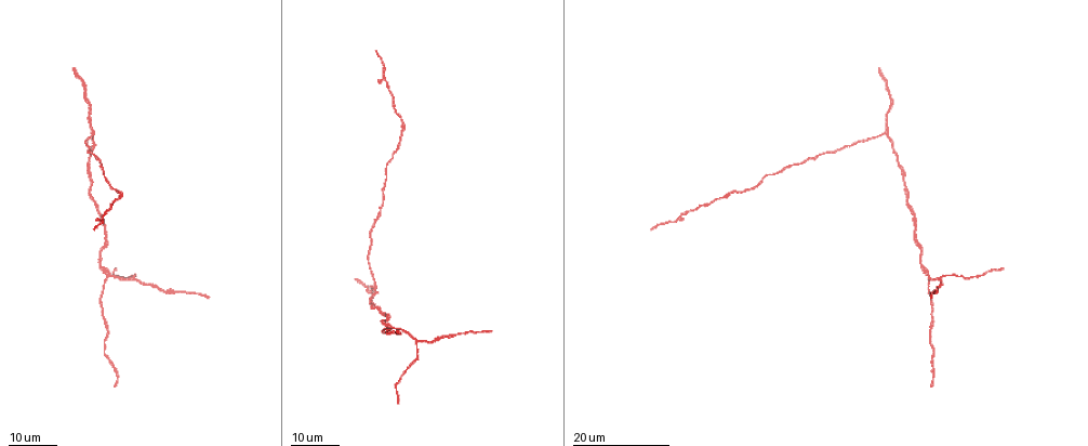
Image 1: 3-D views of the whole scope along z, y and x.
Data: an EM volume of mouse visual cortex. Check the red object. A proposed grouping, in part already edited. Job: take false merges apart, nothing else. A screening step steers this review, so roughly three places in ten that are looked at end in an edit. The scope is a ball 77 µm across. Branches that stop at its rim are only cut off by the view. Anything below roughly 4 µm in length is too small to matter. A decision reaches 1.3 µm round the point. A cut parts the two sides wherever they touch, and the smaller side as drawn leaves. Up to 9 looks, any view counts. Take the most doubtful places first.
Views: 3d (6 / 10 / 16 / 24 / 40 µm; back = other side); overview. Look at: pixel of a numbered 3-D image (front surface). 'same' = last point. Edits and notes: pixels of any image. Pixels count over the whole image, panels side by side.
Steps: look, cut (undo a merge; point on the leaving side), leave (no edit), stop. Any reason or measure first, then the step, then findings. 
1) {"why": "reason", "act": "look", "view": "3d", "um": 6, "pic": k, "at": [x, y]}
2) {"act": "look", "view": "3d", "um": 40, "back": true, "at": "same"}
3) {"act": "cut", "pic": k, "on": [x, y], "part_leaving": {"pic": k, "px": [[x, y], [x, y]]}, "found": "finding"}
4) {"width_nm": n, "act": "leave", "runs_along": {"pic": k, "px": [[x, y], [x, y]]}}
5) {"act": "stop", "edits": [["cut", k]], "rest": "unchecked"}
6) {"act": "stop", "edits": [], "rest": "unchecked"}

{"why": "a fork", "act": "look", "view": "3d", "um": 24, "pic": 1, "at": [108, 276]}

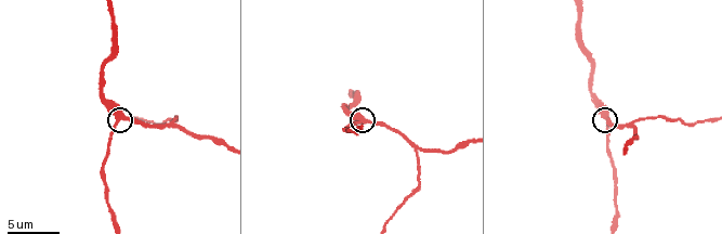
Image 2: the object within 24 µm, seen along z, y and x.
{"act": "look", "view": "3d", "um": 10, "pic": 2, "at": [361, 121]}

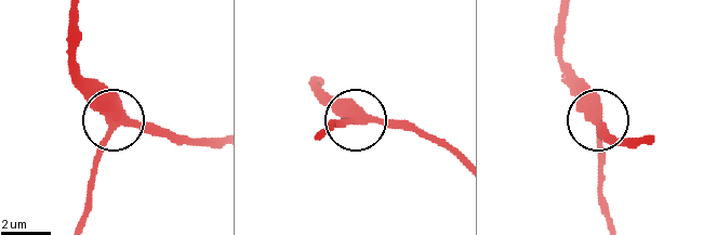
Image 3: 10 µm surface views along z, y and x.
{"act": "look", "view": "3d", "um": 10, "back": true, "pic": 3, "at": [121, 123]}

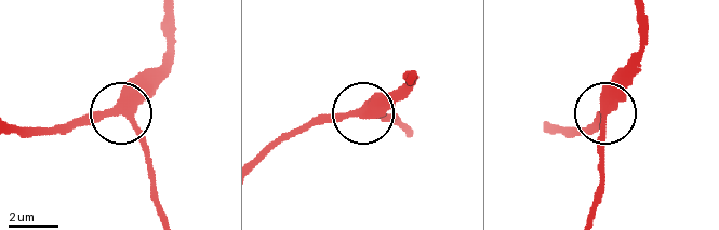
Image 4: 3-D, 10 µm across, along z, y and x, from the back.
{"act": "leave", "runs_along": {"pic": 4, "px": [[408, 79], [364, 108], [292, 129]]}, "found": "continuous, no second cell"}

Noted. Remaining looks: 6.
{"why": "three arms meet", "act": "look", "view": "3d", "um": 6, "pic": 2, "at": [632, 123]}

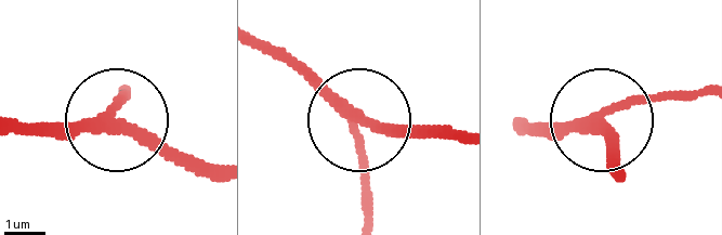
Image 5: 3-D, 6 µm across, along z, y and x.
{"width_nm": 250, "act": "leave", "runs_along": {"pic": 5, "px": [[522, 116], [536, 126], [583, 126], [694, 95]]}, "found": "continuous, no second cell"}

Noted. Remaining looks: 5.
{"why": "branch point", "act": "look", "view": "3d", "um": 16, "pic": 1, "at": [376, 287]}

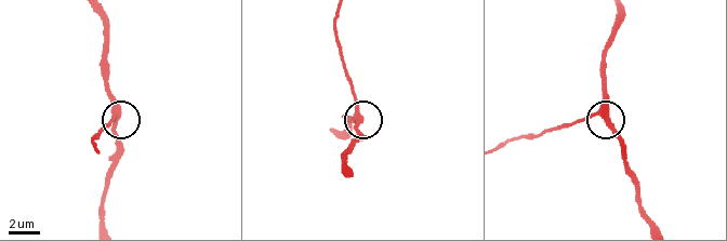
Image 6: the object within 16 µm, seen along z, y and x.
{"act": "look", "view": "3d", "um": 6, "pic": 6, "at": [360, 122]}

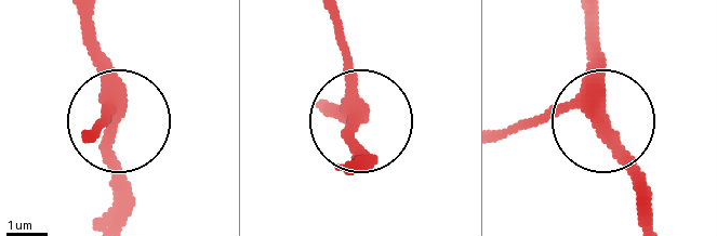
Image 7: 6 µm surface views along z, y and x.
{"width_nm": 310, "act": "leave", "runs_along": {"pic": 7, "px": [[598, 123], [639, 217]]}, "found": "continuous, no second cell"}

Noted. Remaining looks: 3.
{"act": "look", "view": "3d", "um": 16, "pic": 1, "at": [102, 215]}

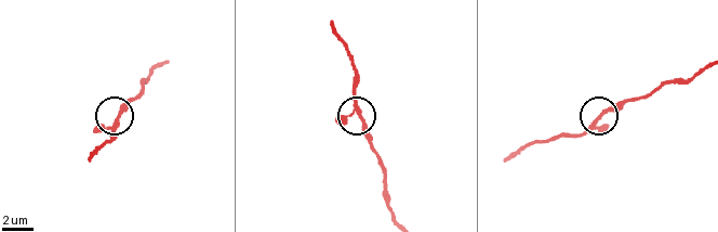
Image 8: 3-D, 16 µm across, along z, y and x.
{"why": "closer look", "act": "look", "view": "3d", "um": 10, "pic": 8, "at": [119, 118]}

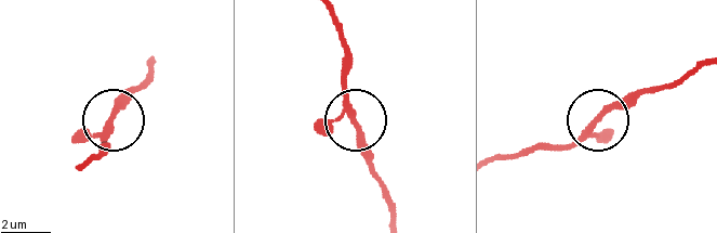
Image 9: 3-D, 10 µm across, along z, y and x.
{"arms": 3, "act": "leave", "runs_along": {"pic": 9, "px": [[394, 218], [347, 93], [347, 59]]}, "found": "all the same cell"}

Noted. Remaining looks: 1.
{"act": "stop", "edits": [], "rest": "unchecked"}

